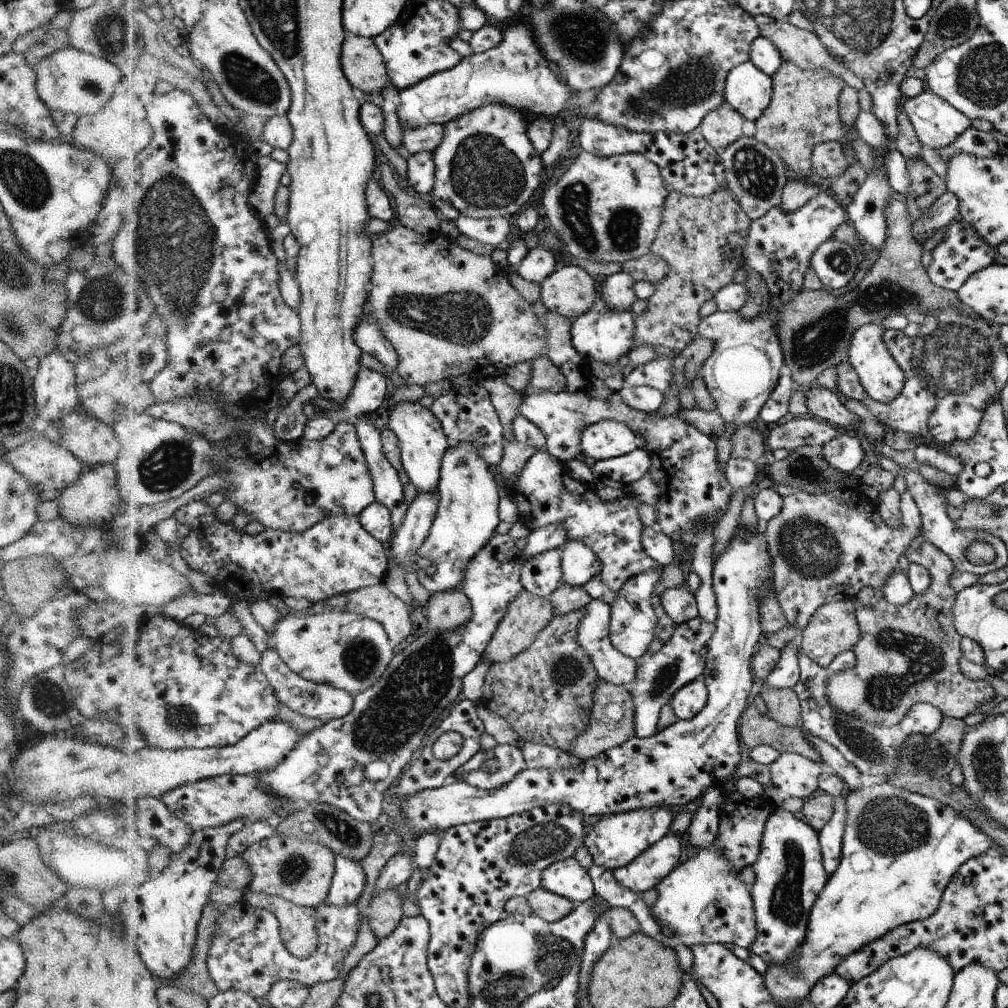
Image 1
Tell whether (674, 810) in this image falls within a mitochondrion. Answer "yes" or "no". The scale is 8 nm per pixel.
no

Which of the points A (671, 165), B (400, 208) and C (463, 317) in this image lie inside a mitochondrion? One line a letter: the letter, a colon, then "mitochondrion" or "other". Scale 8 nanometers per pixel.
A: other
B: other
C: mitochondrion

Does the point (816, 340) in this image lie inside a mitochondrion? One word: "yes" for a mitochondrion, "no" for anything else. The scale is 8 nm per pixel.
yes

